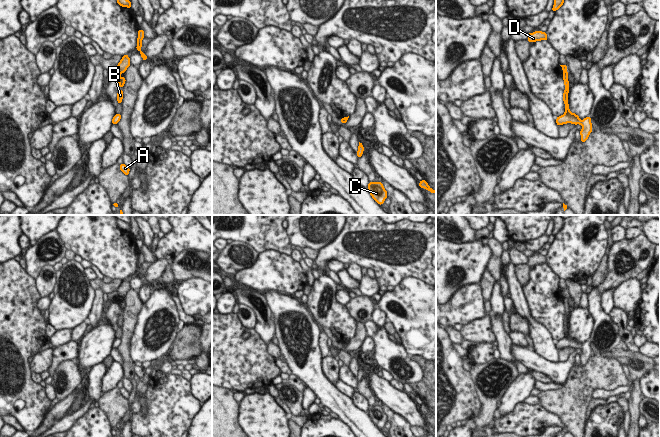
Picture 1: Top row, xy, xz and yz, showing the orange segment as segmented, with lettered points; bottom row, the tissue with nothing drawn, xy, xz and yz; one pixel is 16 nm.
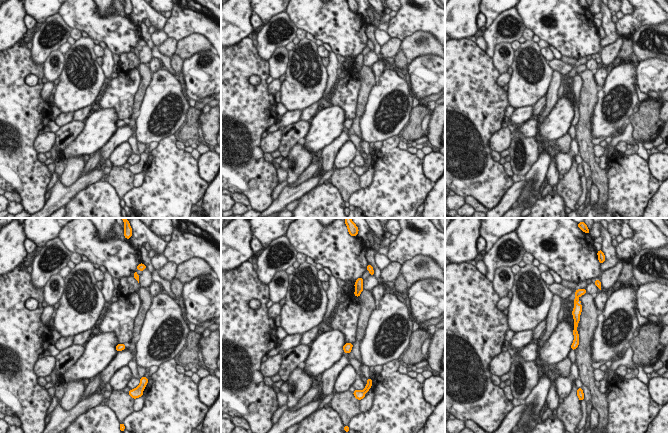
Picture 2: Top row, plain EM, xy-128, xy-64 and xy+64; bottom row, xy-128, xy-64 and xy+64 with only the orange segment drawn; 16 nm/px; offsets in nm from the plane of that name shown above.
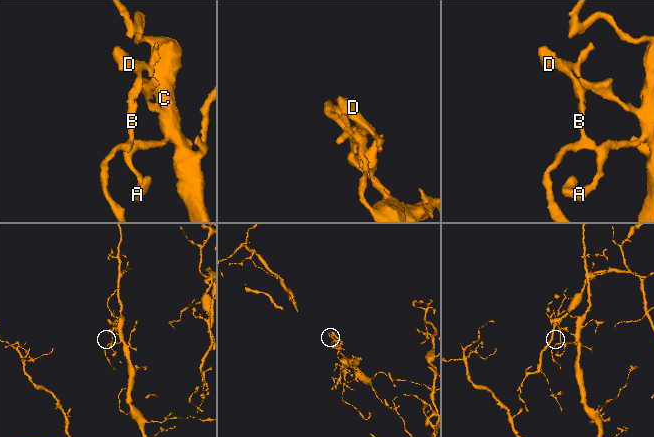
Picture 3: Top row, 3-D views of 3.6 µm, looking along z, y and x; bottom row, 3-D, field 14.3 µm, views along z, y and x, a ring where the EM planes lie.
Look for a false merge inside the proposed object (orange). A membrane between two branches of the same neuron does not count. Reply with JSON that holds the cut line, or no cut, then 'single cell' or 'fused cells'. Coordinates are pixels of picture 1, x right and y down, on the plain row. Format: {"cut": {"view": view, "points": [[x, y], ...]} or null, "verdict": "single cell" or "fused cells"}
{"cut": {"view": "xy", "points": [[117, 295], [121, 297]]}, "verdict": "fused cells"}

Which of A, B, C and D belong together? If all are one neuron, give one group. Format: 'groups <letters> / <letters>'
groups A B C / D

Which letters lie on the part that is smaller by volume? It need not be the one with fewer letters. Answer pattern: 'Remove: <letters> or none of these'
Remove: D

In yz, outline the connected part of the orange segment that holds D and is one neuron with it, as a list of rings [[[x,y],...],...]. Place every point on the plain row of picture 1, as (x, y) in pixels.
[[[535,255],[533,257],[528,257],[529,262],[528,262],[528,266],[536,266],[536,265],[541,265],[541,264],[547,264],[547,258],[545,256],[542,255]]]

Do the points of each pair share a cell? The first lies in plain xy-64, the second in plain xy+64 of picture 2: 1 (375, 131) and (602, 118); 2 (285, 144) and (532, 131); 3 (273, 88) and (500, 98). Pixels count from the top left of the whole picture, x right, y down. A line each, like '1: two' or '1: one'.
1: one
2: one
3: two

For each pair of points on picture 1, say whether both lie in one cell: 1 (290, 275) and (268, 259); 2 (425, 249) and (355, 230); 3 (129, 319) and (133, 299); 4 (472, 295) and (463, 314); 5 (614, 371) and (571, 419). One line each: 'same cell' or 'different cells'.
1: same cell
2: same cell
3: same cell
4: same cell
5: same cell

